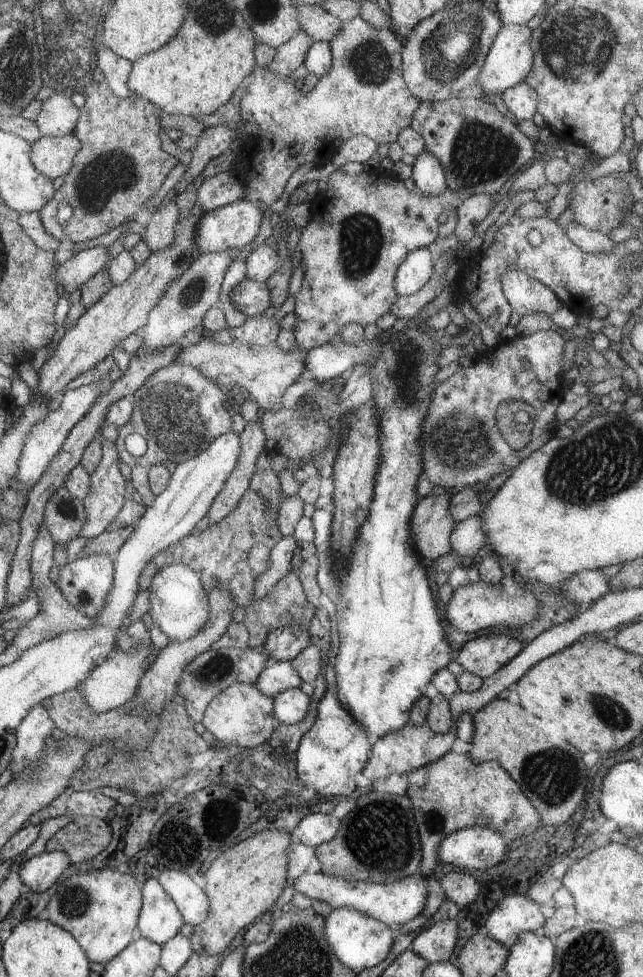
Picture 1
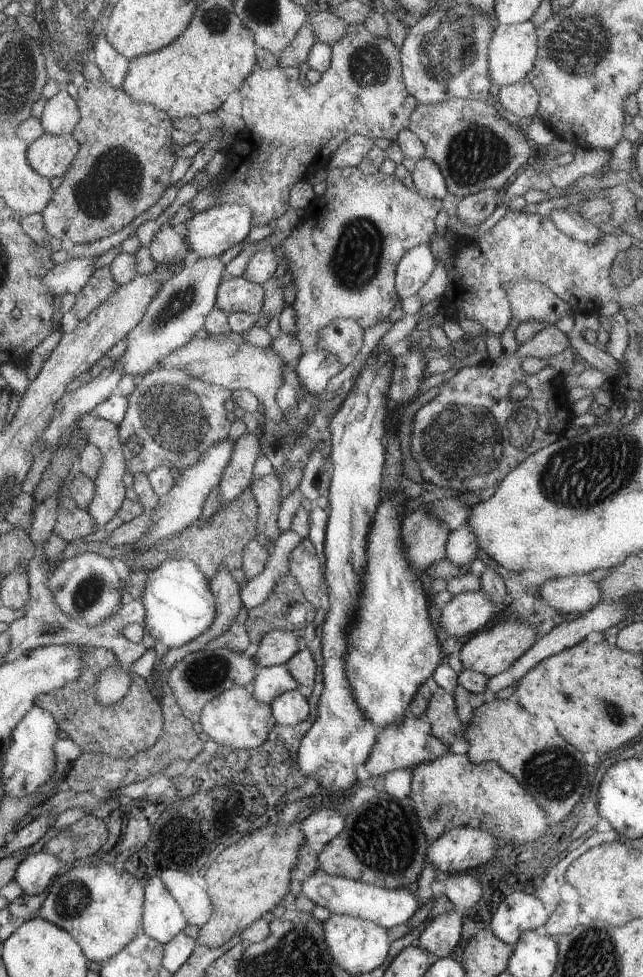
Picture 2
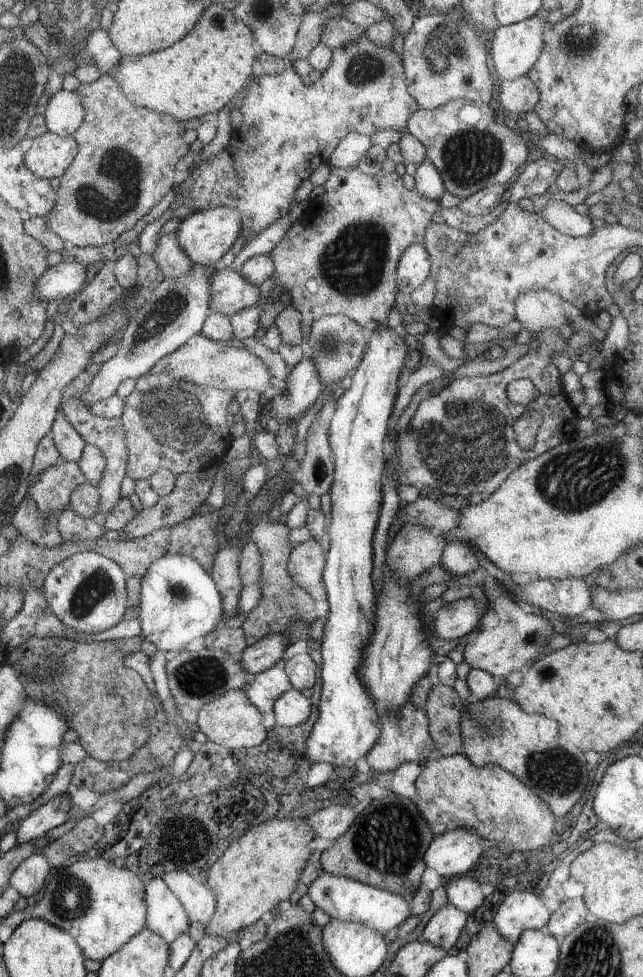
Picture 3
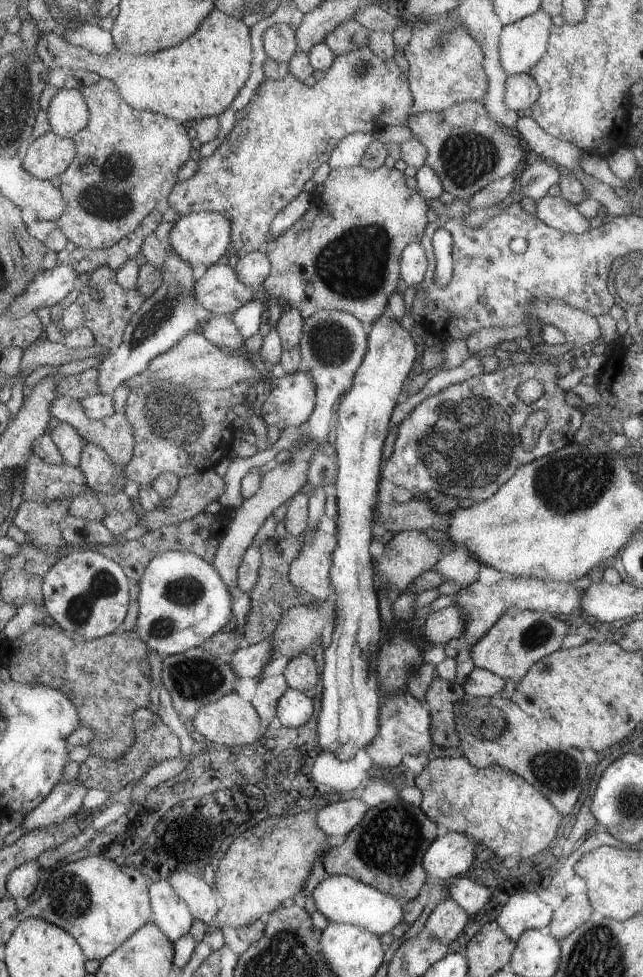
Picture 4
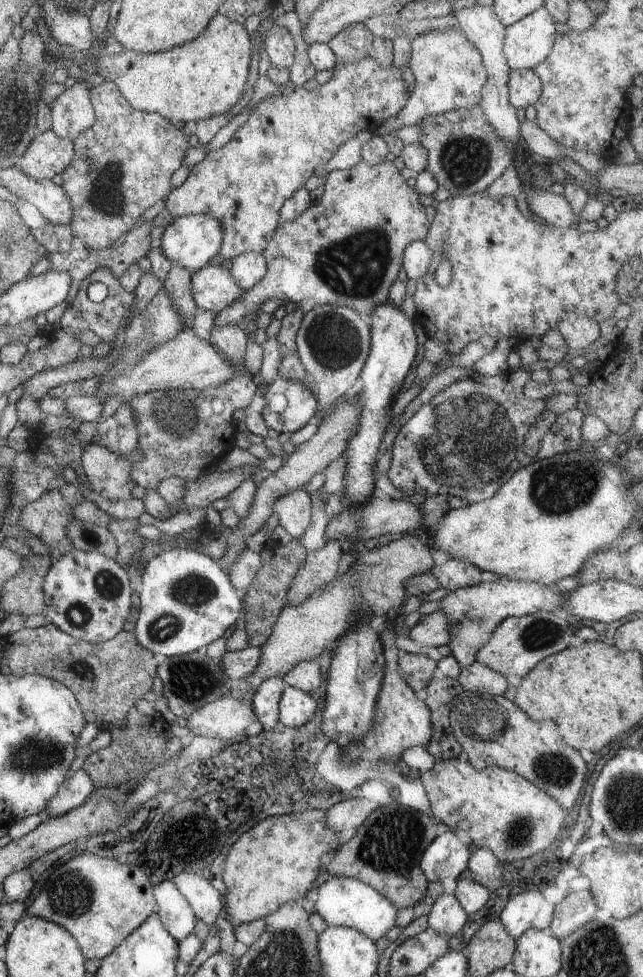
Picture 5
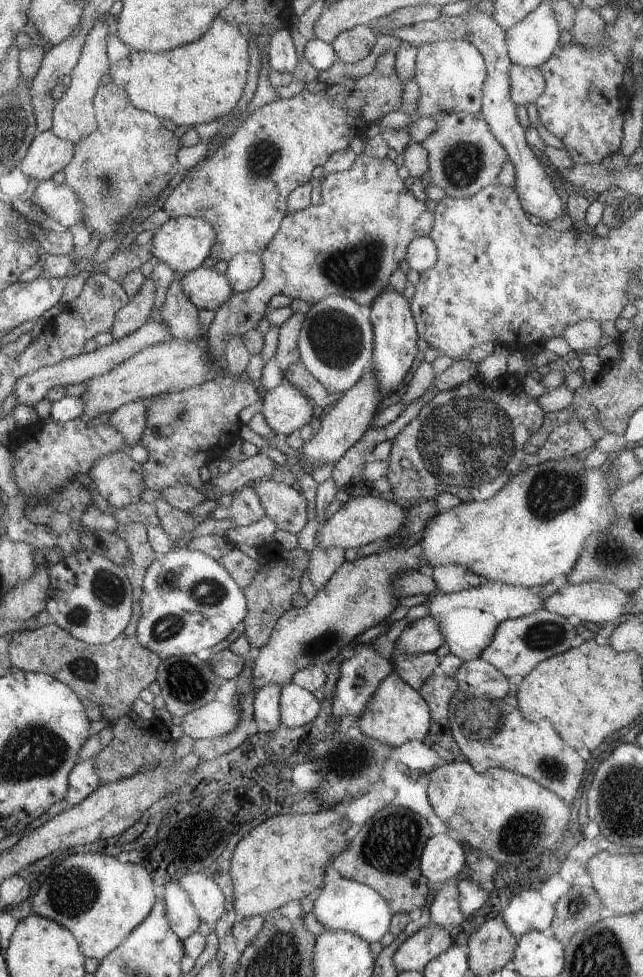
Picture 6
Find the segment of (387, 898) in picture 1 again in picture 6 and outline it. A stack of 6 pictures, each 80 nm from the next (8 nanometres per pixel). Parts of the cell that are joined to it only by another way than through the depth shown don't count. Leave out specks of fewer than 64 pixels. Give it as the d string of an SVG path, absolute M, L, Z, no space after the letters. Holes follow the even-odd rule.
M334 878L323 886L320 896L314 902L312 914L322 924L325 931L344 930L360 936L368 943L382 940L389 932L394 912L376 890L370 886L346 878Z

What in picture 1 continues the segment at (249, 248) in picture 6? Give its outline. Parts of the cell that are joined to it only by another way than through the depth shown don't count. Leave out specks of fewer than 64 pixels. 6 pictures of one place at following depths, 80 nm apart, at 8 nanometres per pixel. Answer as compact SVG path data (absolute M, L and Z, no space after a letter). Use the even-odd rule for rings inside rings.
M361 16L356 17L343 24L329 45L332 55L330 72L320 77L318 83L307 94L303 95L302 89L295 87L294 81L288 75L280 77L274 71L260 68L254 71L253 81L247 90L242 89L241 118L243 122L255 125L259 129L259 135L248 136L244 139L246 145L243 146L241 152L234 154L232 173L242 183L242 199L252 202L263 212L284 194L288 179L294 174L295 169L300 167L300 164L312 160L312 162L319 162L322 165L324 158L329 163L342 143L356 135L366 135L378 145L393 143L402 129L411 126L413 114L420 106L421 102L408 90L403 77L401 59L403 44L389 28L374 28L371 24L364 22ZM296 148L300 148L300 150L296 150ZM302 148L306 150L306 156L300 158L300 162L296 162ZM310 148L316 150L314 158L308 158ZM288 150L292 150L294 162L286 162L284 154ZM278 152L282 152L284 162L278 162Z

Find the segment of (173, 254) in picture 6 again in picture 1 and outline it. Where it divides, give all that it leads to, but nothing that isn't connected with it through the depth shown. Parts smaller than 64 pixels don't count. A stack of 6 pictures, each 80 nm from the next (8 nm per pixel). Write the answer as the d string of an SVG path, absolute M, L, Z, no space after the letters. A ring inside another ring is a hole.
M244 199L218 207L210 212L205 212L202 215L201 222L198 221L194 235L194 242L198 252L200 254L219 253L229 248L238 247L242 249L248 243L253 244L254 238L258 236L258 231L260 230L262 216L263 210Z

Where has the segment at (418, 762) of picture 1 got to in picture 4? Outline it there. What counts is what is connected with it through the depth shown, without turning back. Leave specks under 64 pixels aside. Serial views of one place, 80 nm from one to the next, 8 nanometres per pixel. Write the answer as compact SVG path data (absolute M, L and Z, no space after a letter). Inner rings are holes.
M400 692L383 696L380 704L379 732L376 738L365 748L365 752L379 769L397 767L402 763L406 754L418 756L418 754L430 755L434 750L431 738L431 718L423 701L416 700L409 693Z

